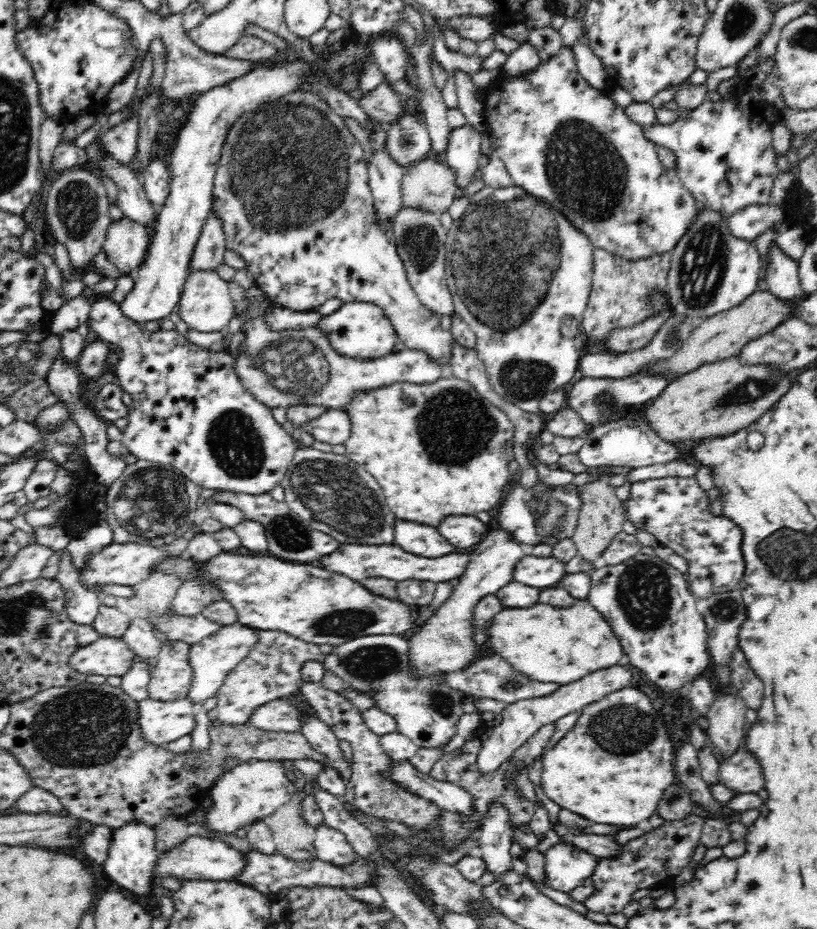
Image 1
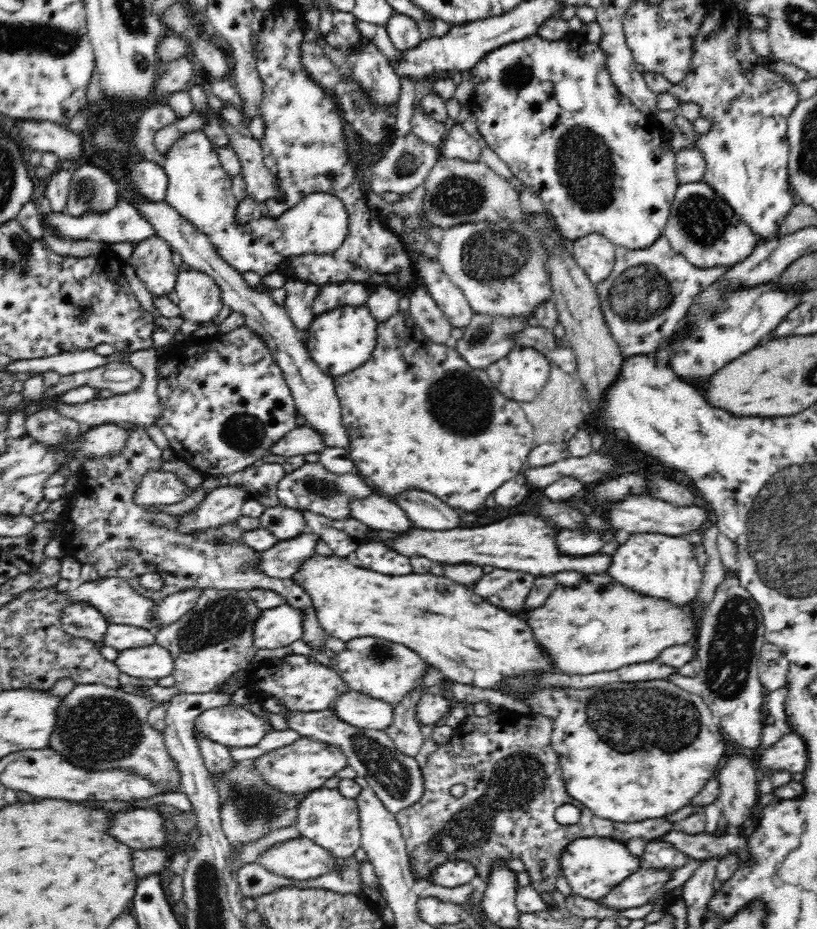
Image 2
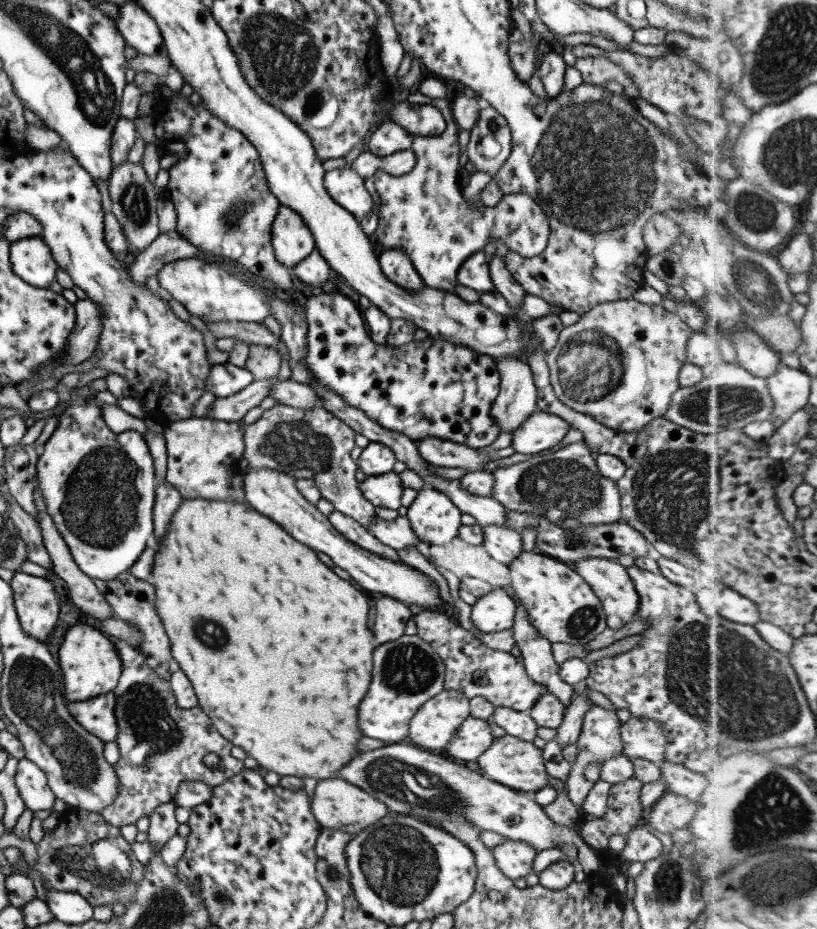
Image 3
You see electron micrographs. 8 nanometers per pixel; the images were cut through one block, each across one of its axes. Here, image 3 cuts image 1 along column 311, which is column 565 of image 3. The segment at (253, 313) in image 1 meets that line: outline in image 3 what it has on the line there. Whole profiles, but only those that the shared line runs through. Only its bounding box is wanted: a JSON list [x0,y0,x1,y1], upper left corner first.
[546,299,696,432]

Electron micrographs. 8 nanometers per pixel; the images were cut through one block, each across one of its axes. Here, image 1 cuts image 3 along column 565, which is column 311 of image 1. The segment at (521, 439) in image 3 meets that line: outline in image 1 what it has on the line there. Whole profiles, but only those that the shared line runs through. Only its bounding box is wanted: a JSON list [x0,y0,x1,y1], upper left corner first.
[302,409,351,444]

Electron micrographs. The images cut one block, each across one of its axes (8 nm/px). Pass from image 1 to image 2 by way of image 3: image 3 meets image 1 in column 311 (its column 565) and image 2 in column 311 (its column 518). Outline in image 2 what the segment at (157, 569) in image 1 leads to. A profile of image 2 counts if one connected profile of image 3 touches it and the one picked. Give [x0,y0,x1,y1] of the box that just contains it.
[291,555,553,690]

